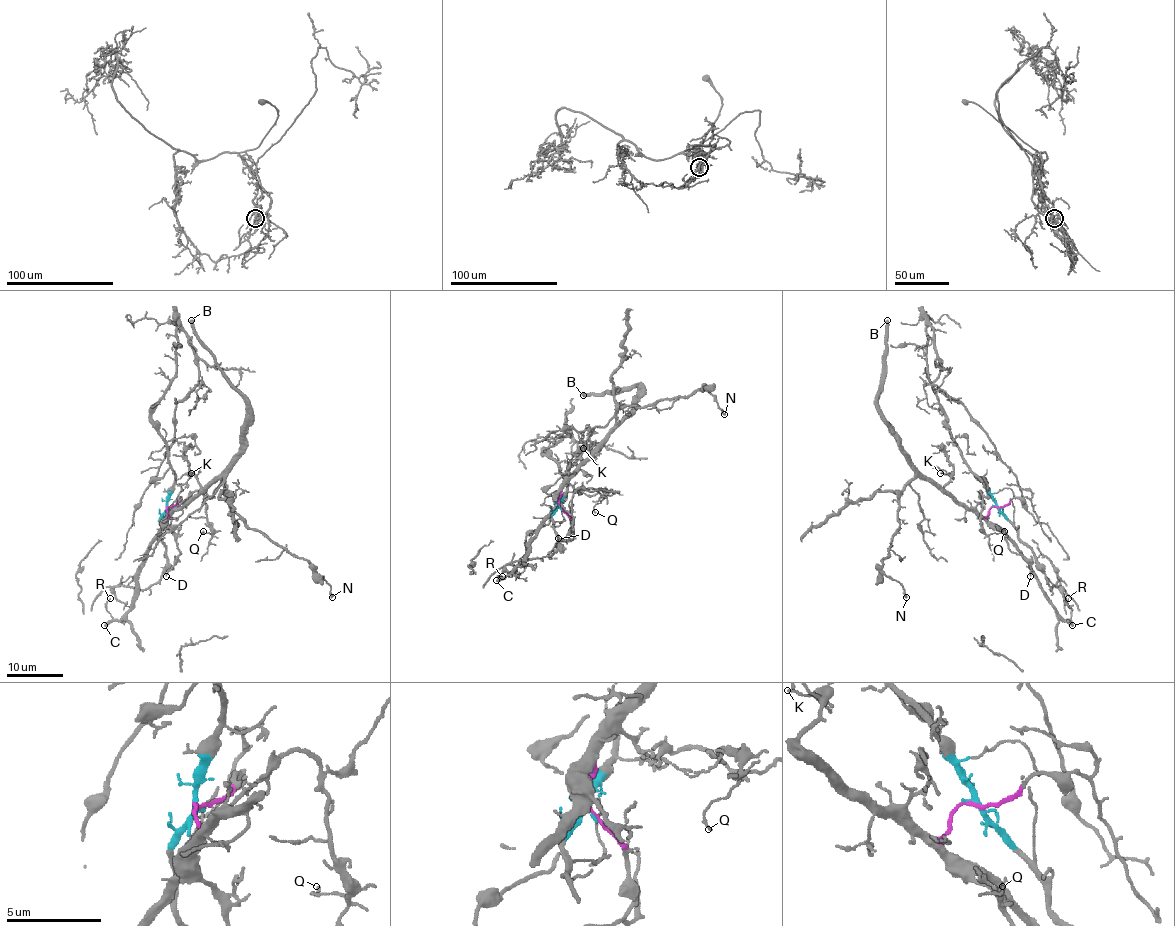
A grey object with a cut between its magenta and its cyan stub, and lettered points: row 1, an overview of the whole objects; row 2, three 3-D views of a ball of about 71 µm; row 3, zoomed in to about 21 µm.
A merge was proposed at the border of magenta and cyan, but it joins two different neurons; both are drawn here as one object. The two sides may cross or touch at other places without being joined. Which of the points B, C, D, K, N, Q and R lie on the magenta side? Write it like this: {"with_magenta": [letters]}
{"with_magenta": ["B", "C", "D", "K", "N", "Q", "R"]}

